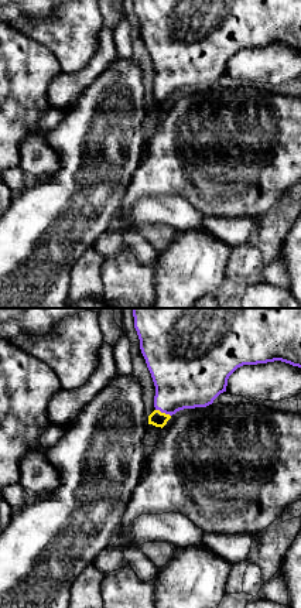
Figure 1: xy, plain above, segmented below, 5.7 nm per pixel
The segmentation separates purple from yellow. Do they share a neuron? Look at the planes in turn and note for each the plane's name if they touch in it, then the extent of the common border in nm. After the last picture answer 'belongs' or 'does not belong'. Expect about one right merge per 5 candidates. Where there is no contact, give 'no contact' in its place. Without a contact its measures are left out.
xy | 100 nm

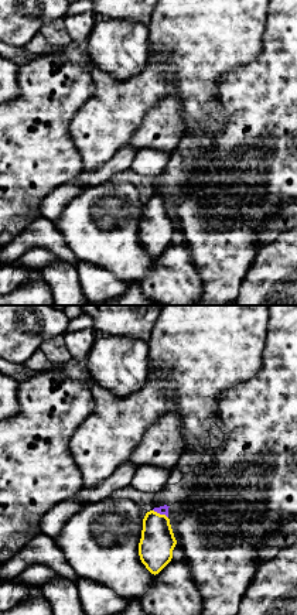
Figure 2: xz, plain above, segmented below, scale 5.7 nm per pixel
xz | 100 nm

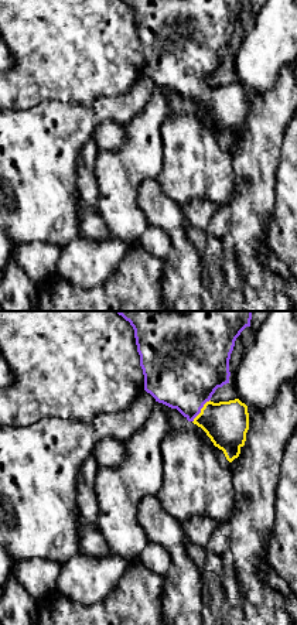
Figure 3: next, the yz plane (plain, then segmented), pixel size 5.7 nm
yz | 170 nm

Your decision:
belongs

